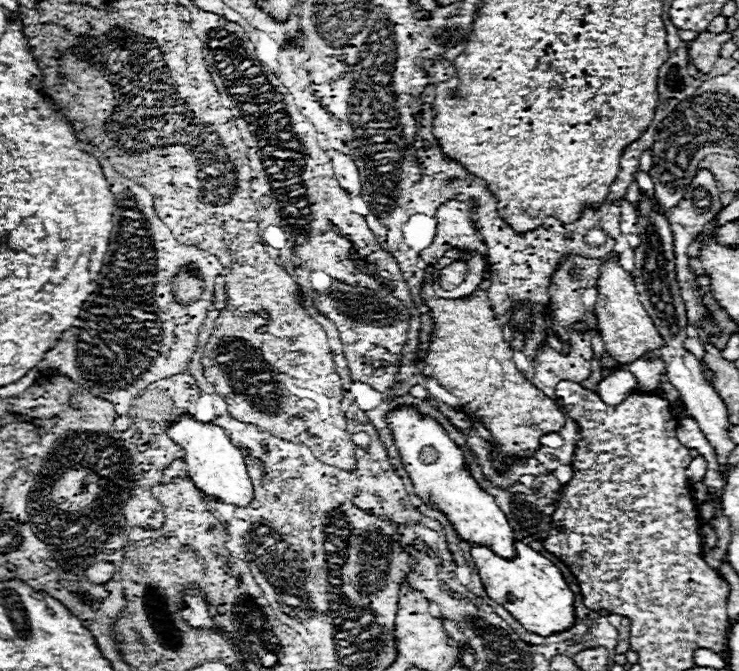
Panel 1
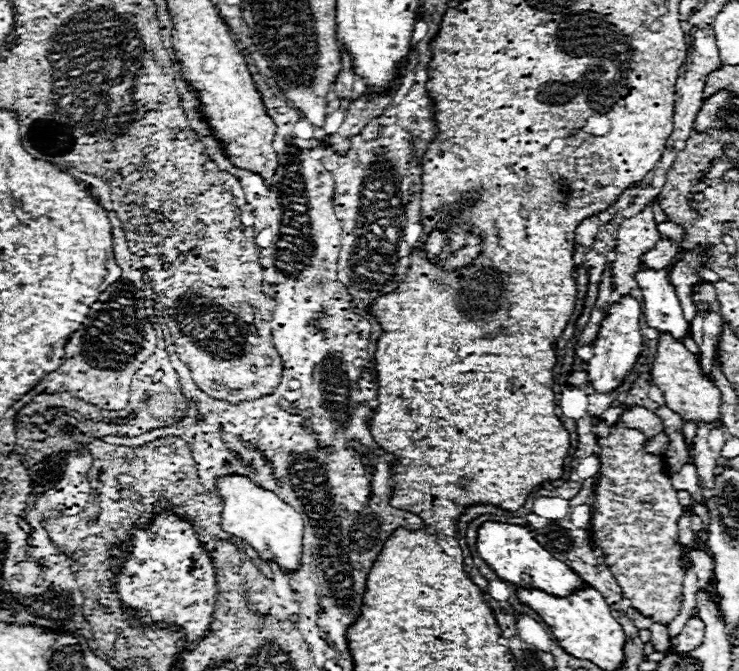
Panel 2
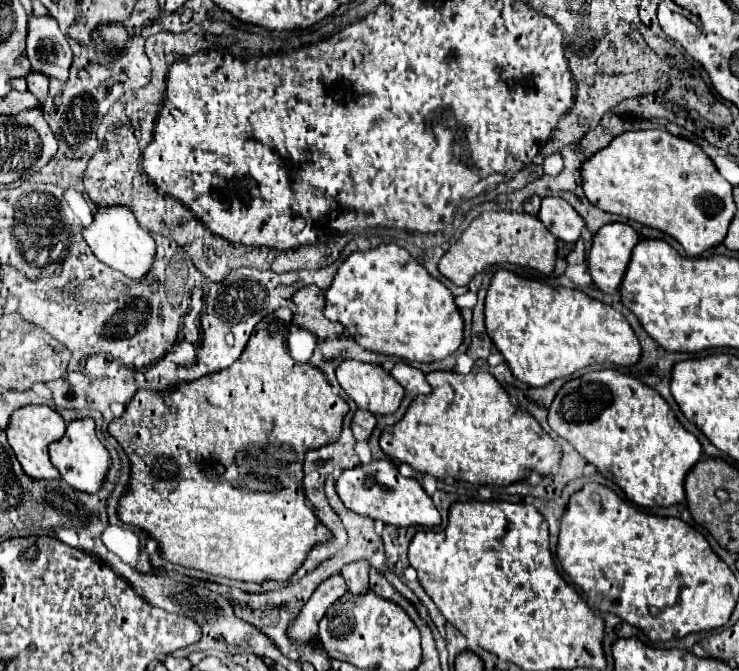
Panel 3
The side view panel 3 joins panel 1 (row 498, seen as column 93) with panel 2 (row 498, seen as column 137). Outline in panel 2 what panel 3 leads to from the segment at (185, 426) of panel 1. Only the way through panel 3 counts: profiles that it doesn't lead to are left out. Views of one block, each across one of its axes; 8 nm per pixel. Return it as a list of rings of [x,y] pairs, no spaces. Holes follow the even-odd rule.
[[[240,474],[218,478],[216,492],[224,502],[220,524],[228,534],[242,538],[260,554],[260,558],[274,562],[280,568],[294,570],[300,564],[304,520],[292,506],[282,502],[274,492],[260,488],[250,478]]]

